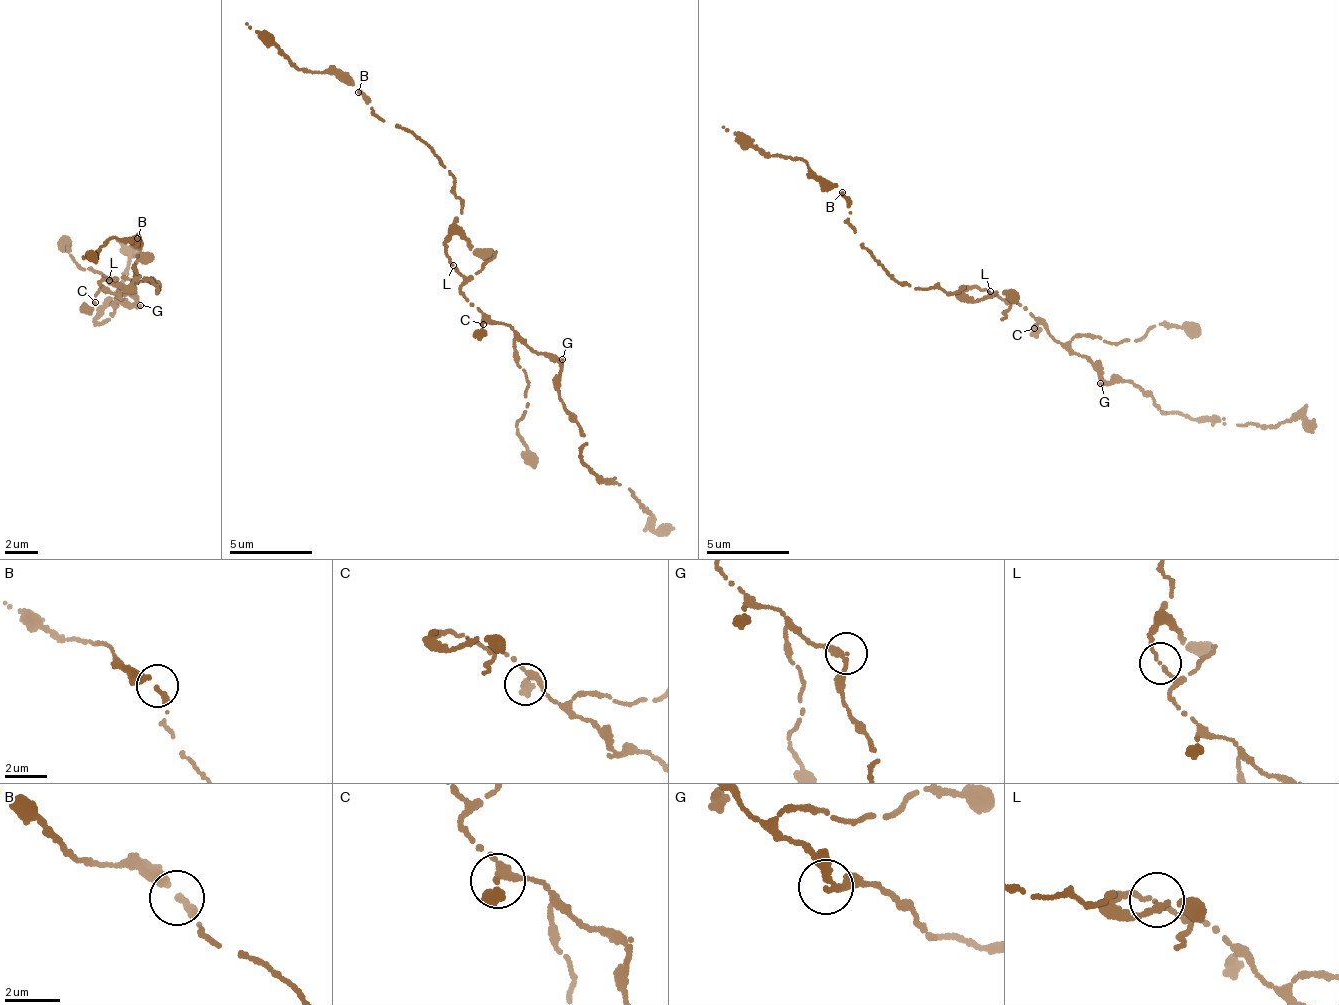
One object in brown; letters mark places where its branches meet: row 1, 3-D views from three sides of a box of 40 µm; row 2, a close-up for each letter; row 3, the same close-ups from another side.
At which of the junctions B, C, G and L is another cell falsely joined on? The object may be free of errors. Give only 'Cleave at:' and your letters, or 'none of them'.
Cleave at: none of them

